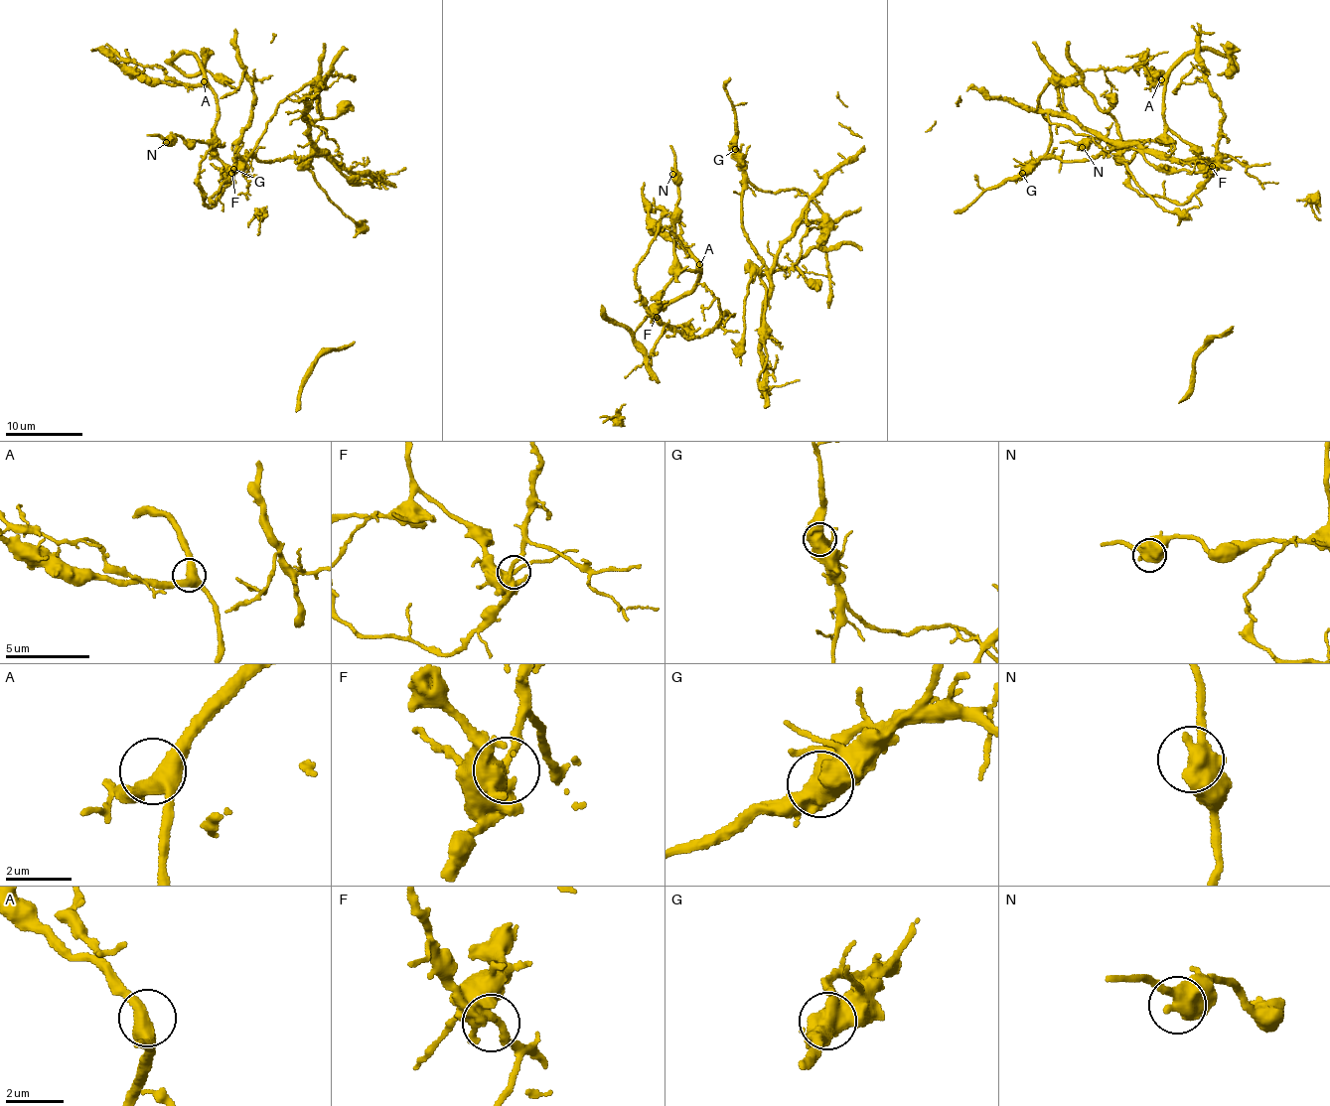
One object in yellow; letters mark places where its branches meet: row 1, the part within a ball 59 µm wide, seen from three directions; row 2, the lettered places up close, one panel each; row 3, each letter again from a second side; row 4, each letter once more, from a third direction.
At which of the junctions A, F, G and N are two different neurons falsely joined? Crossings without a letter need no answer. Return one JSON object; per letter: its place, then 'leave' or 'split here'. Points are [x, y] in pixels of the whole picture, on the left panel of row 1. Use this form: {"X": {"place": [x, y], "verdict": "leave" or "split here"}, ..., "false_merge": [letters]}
{"A": {"place": [204, 81], "verdict": "leave"}, "F": {"place": [231, 173], "verdict": "leave"}, "G": {"place": [233, 169], "verdict": "split here"}, "N": {"place": [166, 142], "verdict": "leave"}, "false_merge": ["G"]}

